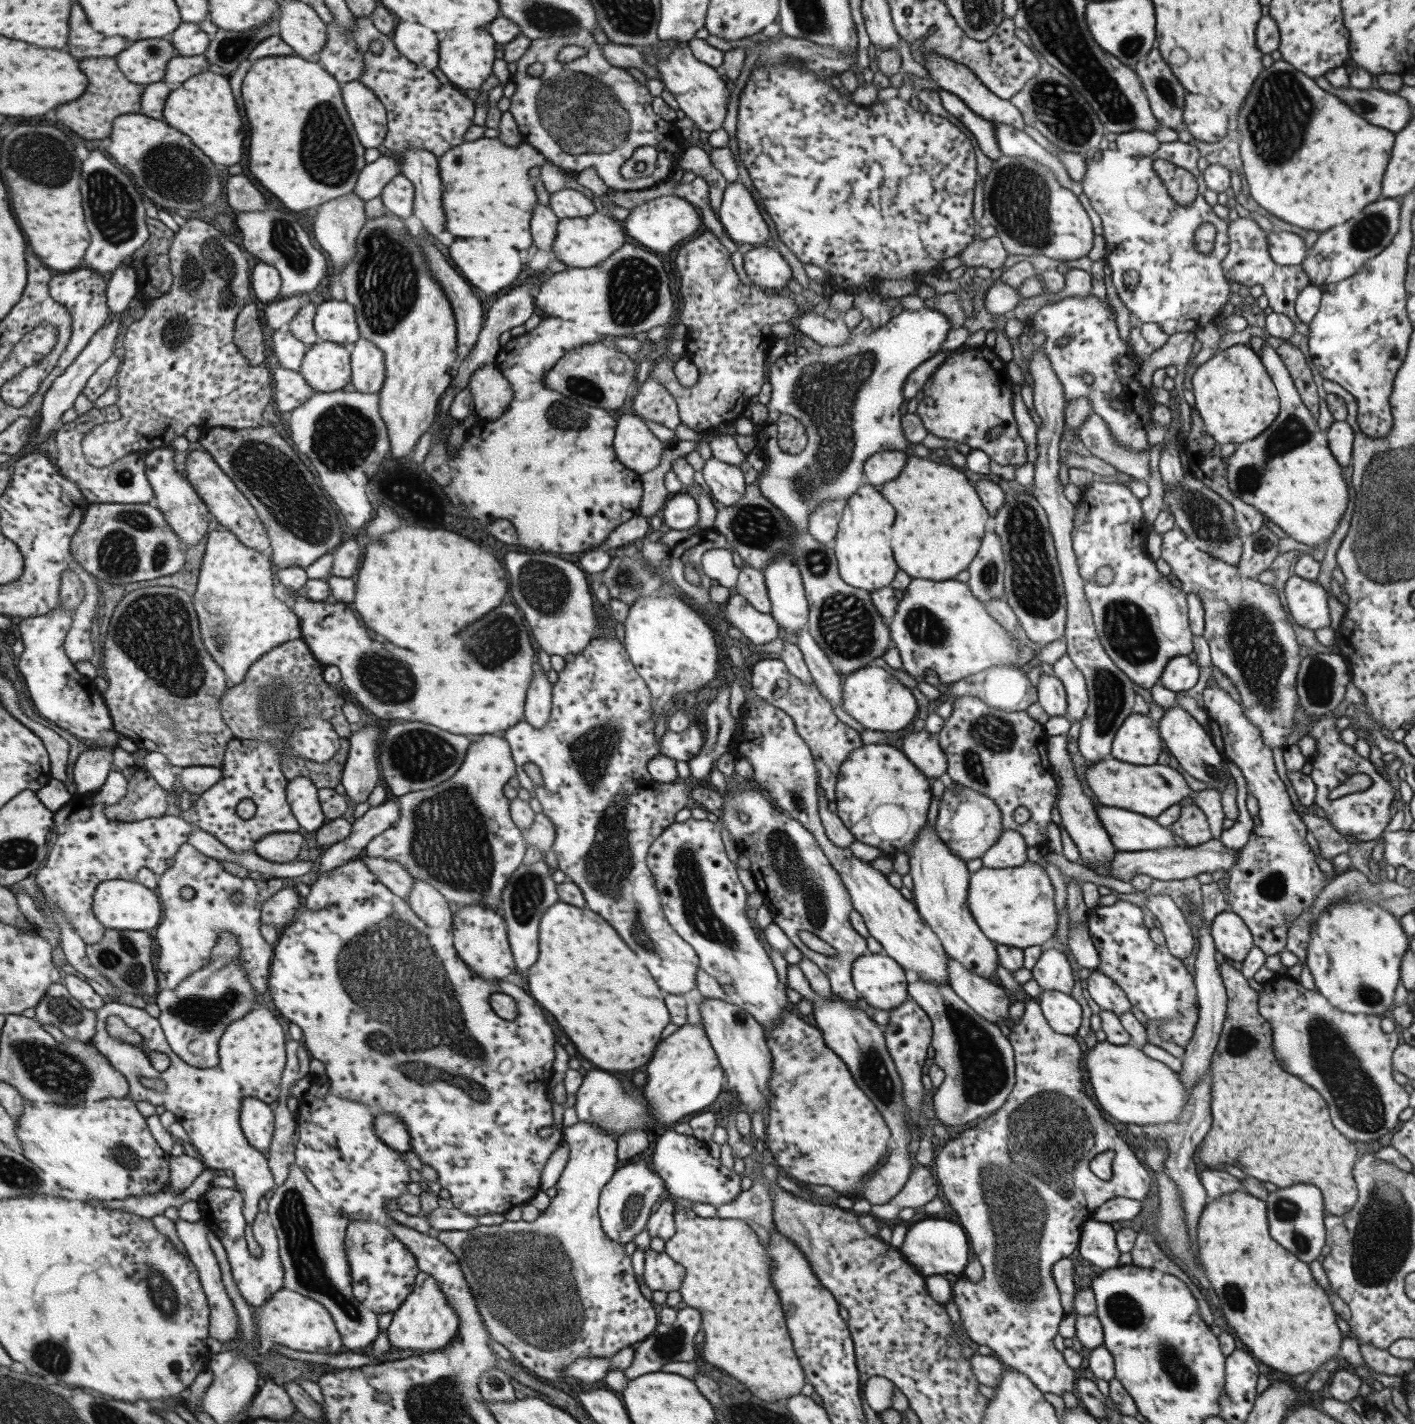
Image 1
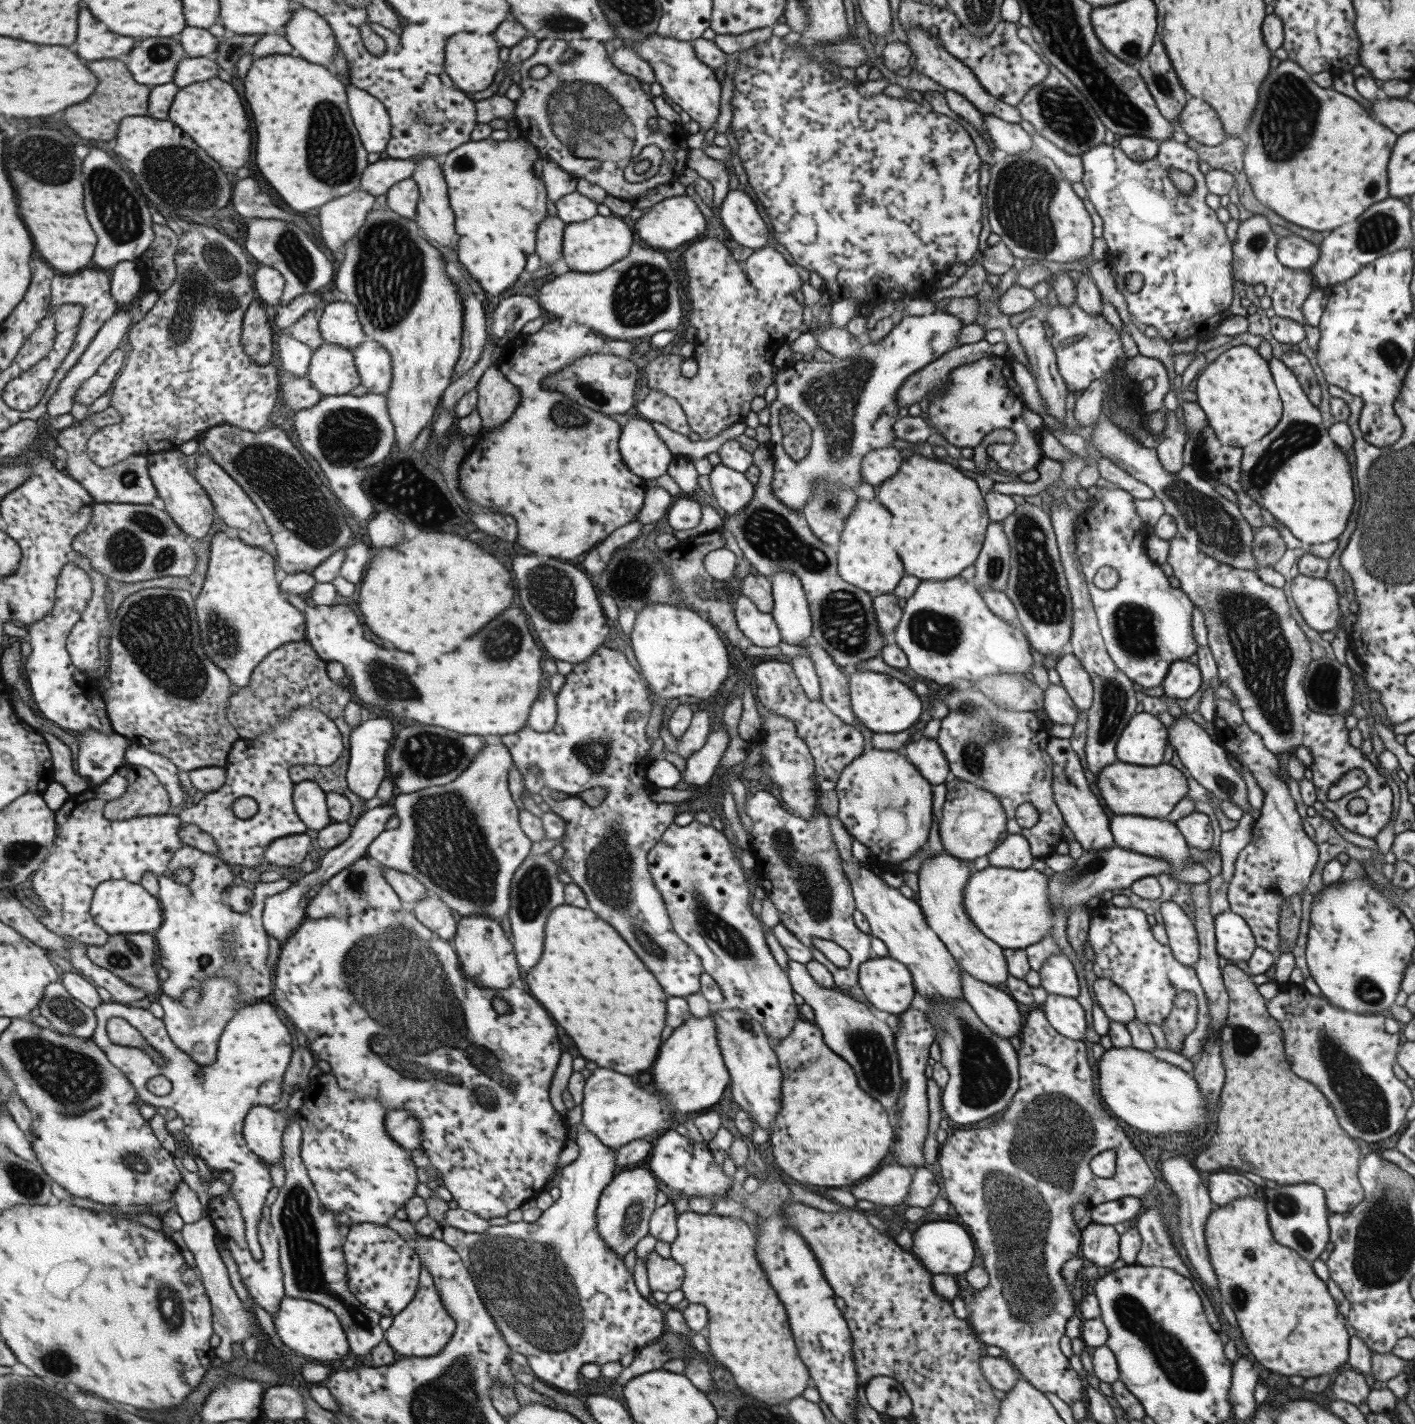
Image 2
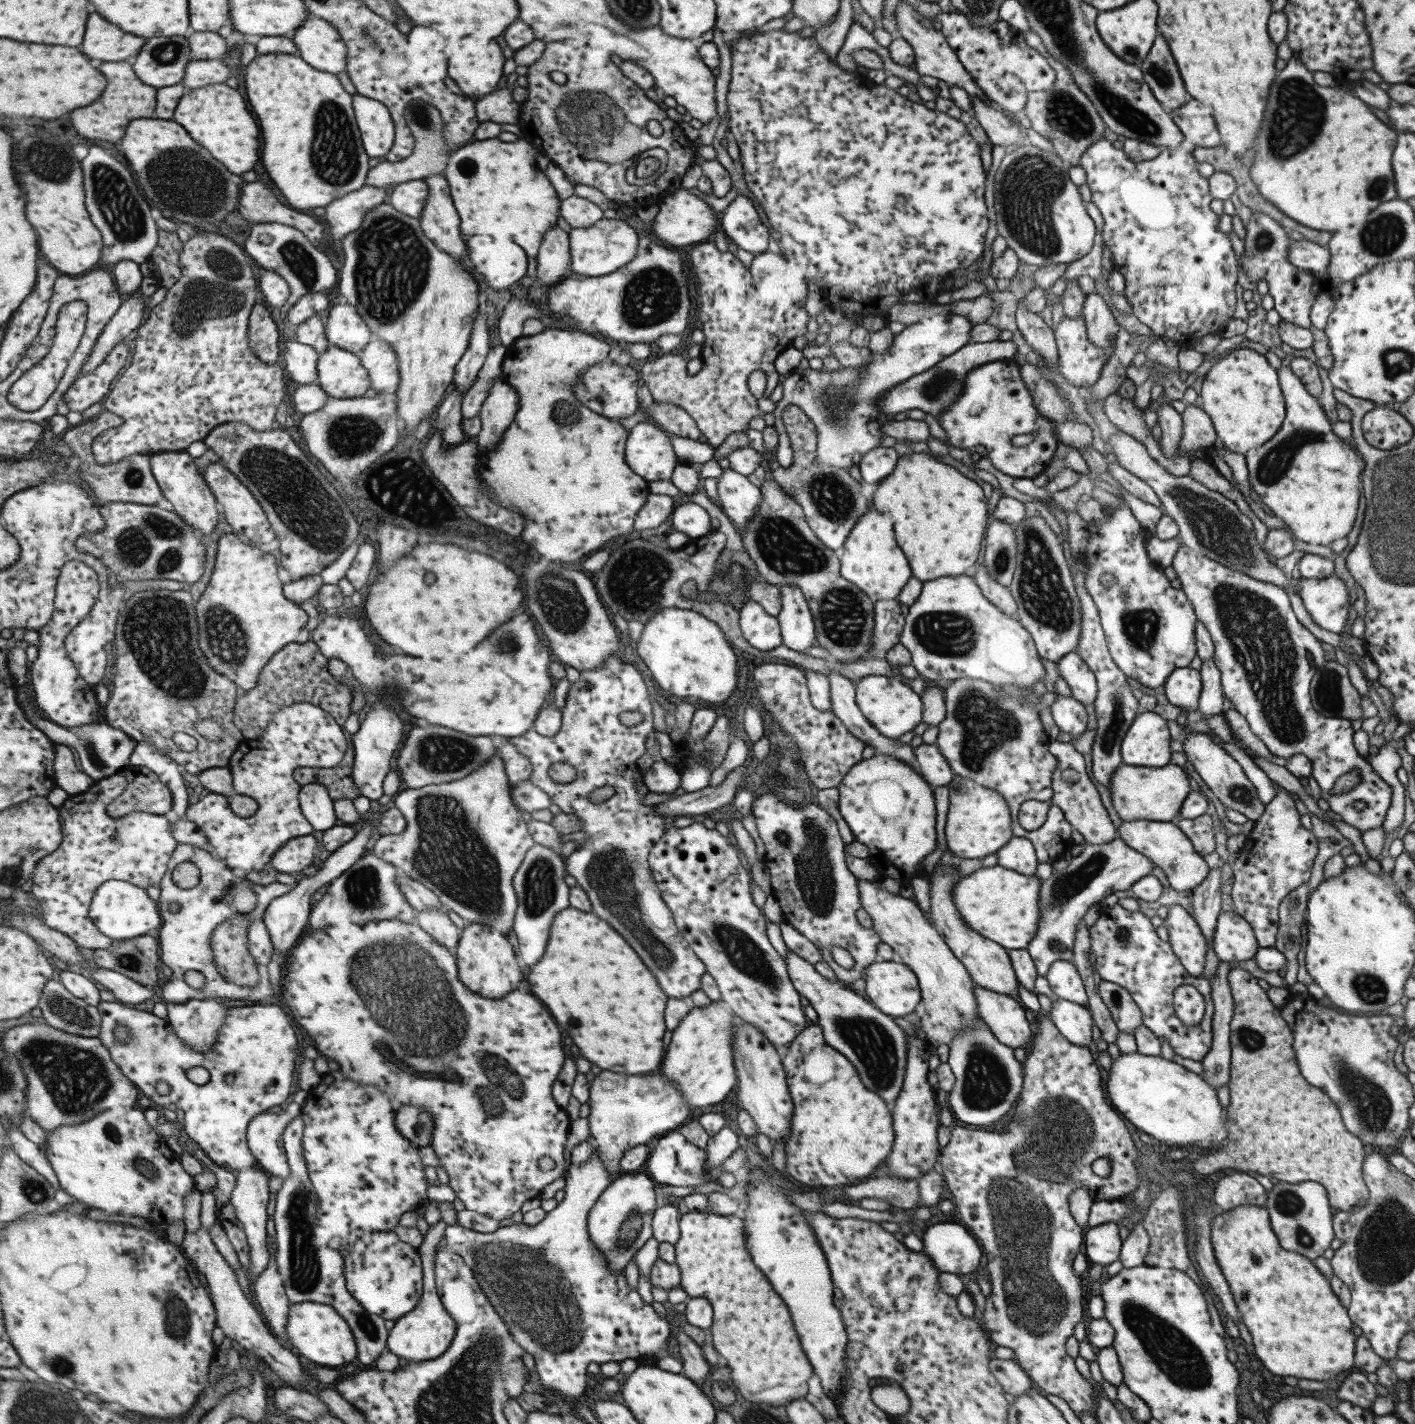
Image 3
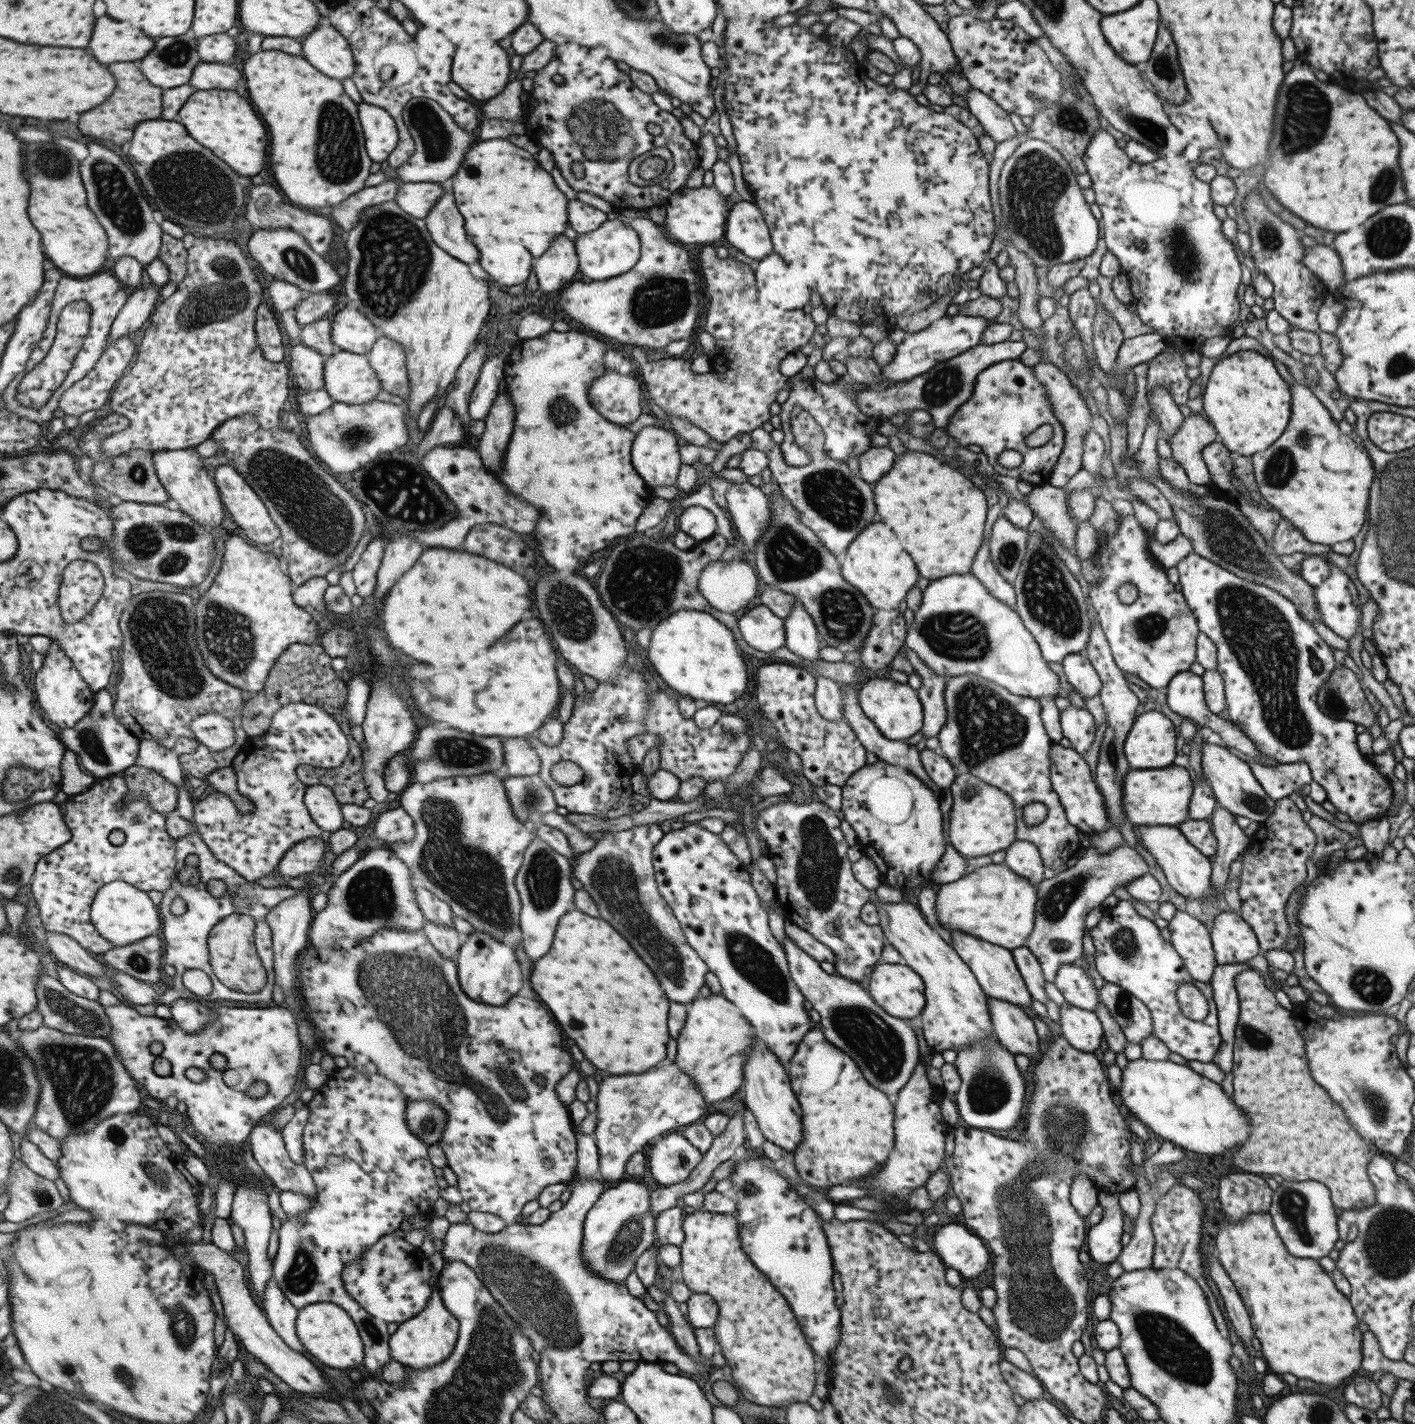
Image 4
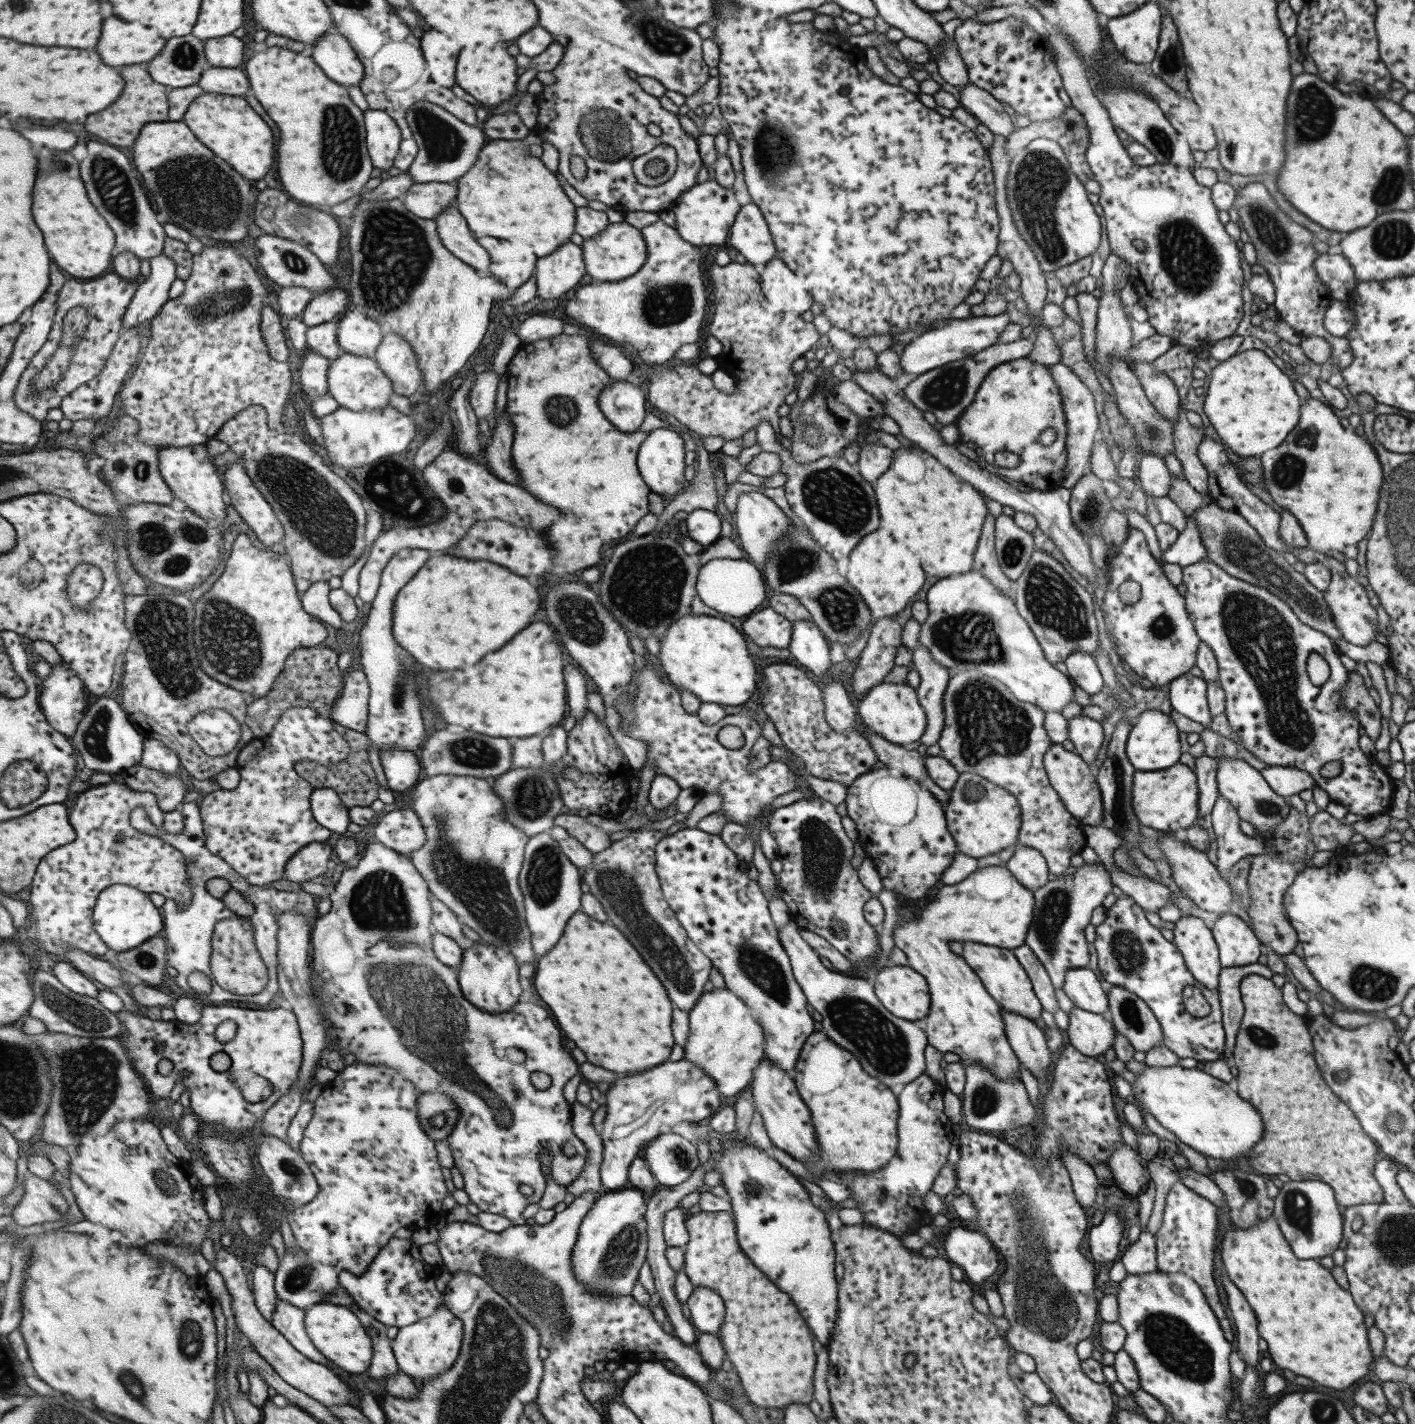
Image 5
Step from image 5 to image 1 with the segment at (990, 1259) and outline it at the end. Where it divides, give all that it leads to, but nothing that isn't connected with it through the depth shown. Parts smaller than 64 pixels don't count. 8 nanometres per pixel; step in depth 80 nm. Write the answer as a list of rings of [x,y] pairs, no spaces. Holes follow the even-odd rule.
[[[921,1219],[906,1228],[903,1244],[898,1250],[909,1265],[923,1277],[944,1275],[951,1273],[962,1277],[963,1270],[968,1263],[967,1237],[960,1225],[945,1219]]]

